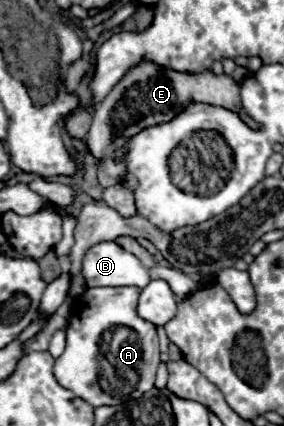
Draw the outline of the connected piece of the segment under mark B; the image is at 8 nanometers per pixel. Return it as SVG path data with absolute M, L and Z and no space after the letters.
M102 241L90 247L82 259L82 275L88 287L146 287L148 269L114 241Z

